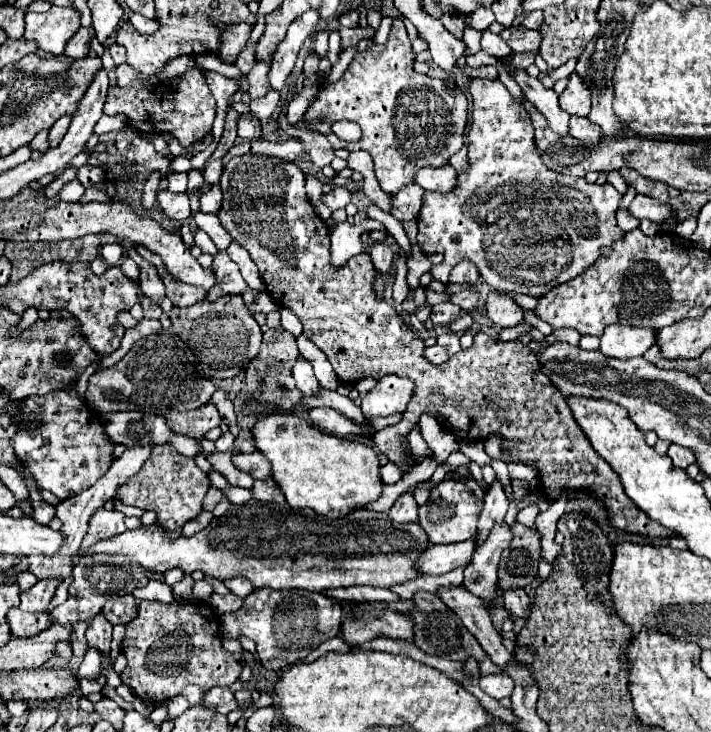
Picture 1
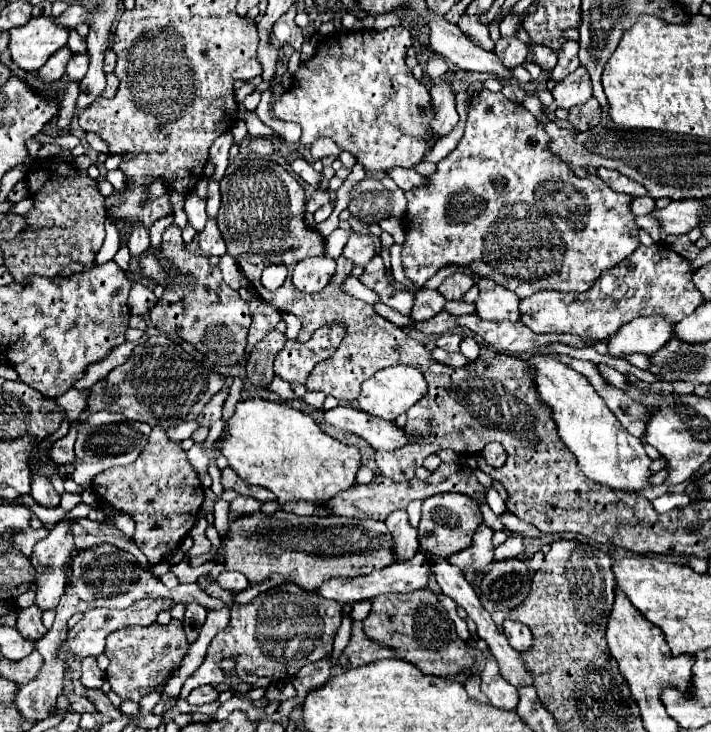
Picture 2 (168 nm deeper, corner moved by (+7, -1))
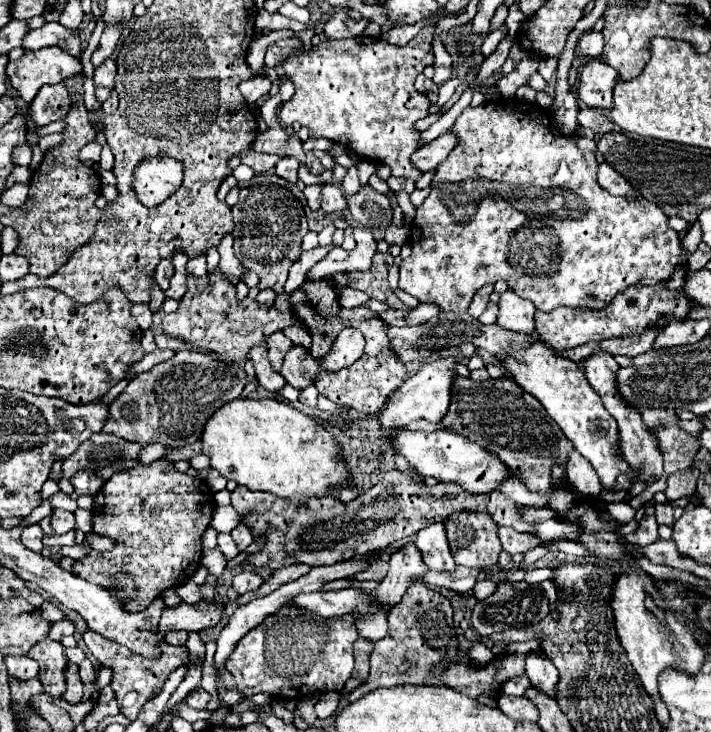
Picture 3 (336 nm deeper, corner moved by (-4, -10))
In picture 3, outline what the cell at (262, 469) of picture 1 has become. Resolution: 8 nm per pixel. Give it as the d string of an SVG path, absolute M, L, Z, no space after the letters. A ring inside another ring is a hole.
M400 471L388 473L378 485L370 487L360 497L360 501L354 499L350 503L342 503L332 495L292 495L290 499L280 499L276 495L248 491L246 487L238 485L232 491L232 505L242 515L242 523L254 531L254 537L266 533L264 549L250 555L248 561L252 565L264 565L270 569L286 567L292 563L332 565L350 559L354 553L366 555L384 549L392 541L408 539L430 523L444 521L452 511L482 511L490 513L498 525L528 533L534 531L530 523L520 519L516 503L498 491L488 495L468 495L468 491L456 487L456 483L438 483L434 487L418 485L414 479Z

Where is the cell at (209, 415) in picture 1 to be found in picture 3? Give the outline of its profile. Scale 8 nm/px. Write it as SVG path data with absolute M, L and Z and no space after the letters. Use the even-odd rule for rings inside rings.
M156 459L150 465L138 465L128 471L118 471L112 475L102 489L98 491L98 499L94 497L94 533L106 535L116 539L116 547L110 553L88 553L92 555L94 561L76 561L74 563L74 575L92 581L102 587L110 587L110 577L118 571L122 573L132 573L134 583L138 587L138 595L124 605L126 611L140 611L146 609L160 593L168 587L178 587L192 579L196 569L200 567L200 557L202 557L202 533L212 521L212 513L216 509L214 497L210 487L200 479L200 477L190 477L188 473L182 473L174 467L174 461L168 459Z

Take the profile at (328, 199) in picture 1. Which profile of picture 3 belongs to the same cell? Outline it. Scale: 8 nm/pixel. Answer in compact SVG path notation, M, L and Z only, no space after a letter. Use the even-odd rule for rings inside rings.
M325 185L322 189L322 210L331 214L344 209L346 209L346 199L343 190L334 185Z

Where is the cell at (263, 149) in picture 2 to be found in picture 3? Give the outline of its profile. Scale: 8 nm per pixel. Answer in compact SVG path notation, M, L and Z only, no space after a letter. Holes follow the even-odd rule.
M282 157L276 165L276 175L284 177L290 183L298 181L298 159L296 157Z

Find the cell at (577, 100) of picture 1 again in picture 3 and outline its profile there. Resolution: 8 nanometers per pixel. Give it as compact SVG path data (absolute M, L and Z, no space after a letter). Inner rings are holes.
M592 59L582 67L578 79L578 99L586 107L612 109L612 89L616 85L618 73L610 65Z

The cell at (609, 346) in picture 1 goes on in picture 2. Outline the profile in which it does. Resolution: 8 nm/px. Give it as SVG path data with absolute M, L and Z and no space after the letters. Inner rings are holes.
M661 316L637 318L609 338L609 354L621 356L639 352L649 356L653 350L659 350L667 340L671 340L673 334L673 322L667 322Z

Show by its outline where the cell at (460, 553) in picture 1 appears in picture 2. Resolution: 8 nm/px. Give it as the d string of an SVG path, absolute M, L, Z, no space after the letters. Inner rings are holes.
M419 552L415 558L411 558L409 562L395 562L387 568L375 570L367 576L355 576L355 578L331 578L327 582L323 582L323 586L317 590L317 594L321 598L327 600L335 600L339 604L349 604L349 602L361 602L361 600L373 600L379 594L391 594L391 592L413 592L419 588L427 586L429 580L429 562L425 558L423 552Z

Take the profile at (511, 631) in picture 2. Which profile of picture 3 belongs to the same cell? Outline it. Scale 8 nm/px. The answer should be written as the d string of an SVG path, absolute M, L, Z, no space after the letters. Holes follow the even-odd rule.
M542 651L526 653L526 675L534 687L554 697L554 687L558 683L558 669L546 655L542 655Z

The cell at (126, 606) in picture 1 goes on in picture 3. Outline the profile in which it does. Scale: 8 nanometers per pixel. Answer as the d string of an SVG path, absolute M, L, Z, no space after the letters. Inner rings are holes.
M180 603L176 607L164 607L158 631L160 635L166 635L172 629L184 629L184 631L202 631L206 627L212 627L220 621L220 611L214 603Z

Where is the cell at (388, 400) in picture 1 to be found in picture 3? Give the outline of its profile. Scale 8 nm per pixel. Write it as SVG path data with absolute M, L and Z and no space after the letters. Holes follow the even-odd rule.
M454 357L438 359L424 365L416 375L406 379L386 401L386 405L378 413L378 421L384 429L398 429L406 427L416 419L426 419L430 423L438 423L444 413L448 411L450 403L450 385L452 385L452 371L454 371Z

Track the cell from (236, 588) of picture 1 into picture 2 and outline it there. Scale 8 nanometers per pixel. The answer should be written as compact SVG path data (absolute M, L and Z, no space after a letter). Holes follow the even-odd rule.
M223 570L217 578L219 586L221 588L227 588L227 590L245 590L249 586L249 580L243 576L243 574L237 574L237 572L229 572L229 570Z

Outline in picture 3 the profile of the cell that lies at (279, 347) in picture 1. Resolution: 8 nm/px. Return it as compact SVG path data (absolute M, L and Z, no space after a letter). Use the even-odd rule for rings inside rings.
M272 333L268 337L268 359L272 363L272 369L280 369L282 367L282 361L284 361L284 355L294 347L294 343L282 333Z

